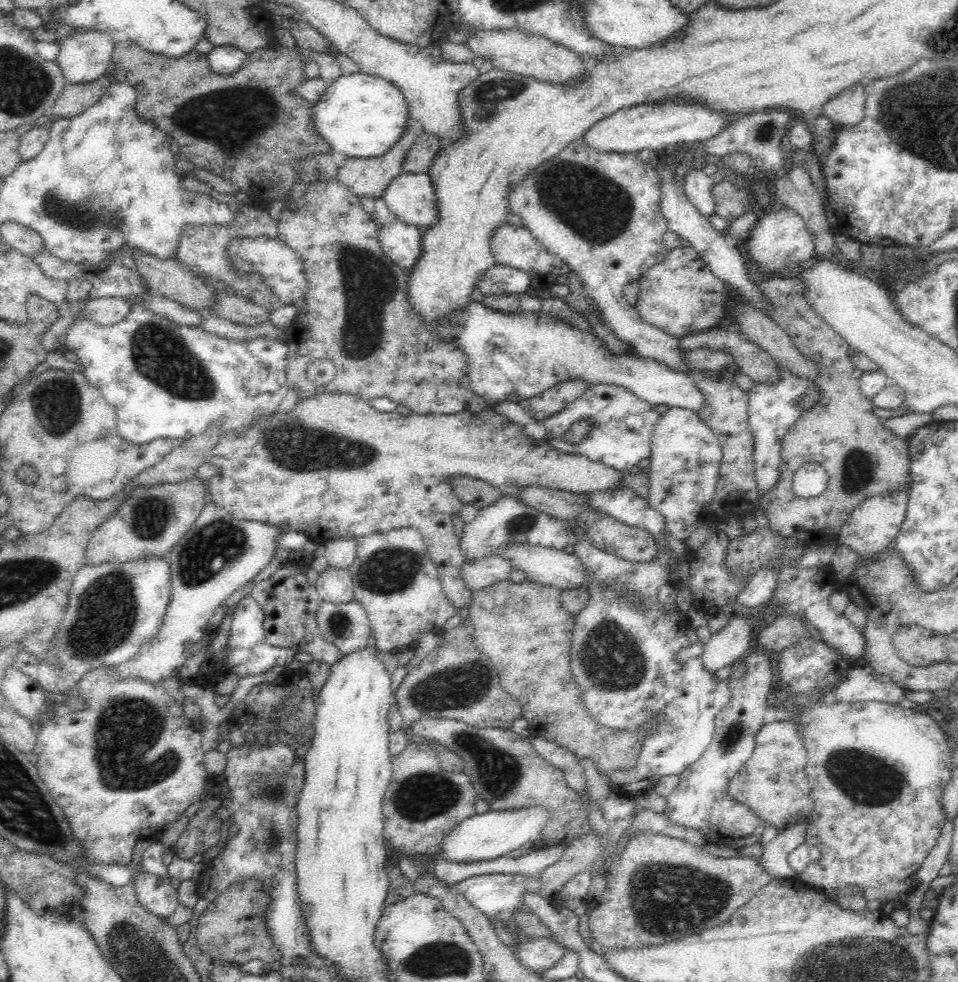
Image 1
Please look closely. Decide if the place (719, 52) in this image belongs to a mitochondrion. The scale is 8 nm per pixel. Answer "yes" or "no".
no

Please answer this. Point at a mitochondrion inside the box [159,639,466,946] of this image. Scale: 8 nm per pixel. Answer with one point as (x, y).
(268, 788)

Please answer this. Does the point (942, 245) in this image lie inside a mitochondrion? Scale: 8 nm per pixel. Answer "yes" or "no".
no

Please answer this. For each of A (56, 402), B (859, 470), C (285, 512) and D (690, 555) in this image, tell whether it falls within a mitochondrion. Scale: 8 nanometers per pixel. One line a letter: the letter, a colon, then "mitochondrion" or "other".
A: mitochondrion
B: mitochondrion
C: other
D: other

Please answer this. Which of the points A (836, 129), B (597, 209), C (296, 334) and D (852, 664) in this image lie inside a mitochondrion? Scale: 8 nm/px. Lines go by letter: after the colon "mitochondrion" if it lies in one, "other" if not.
A: other
B: mitochondrion
C: other
D: other

